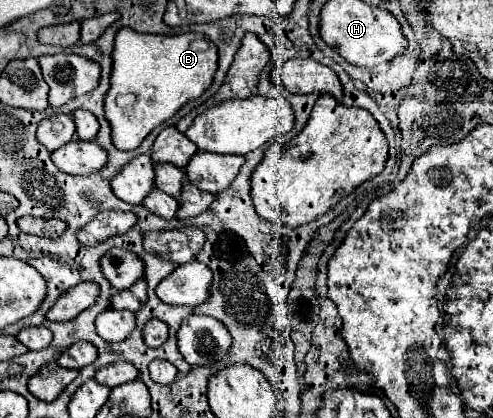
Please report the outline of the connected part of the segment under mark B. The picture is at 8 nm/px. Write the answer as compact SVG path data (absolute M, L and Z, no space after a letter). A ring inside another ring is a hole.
M121 27L115 35L113 43L113 71L111 71L111 87L105 95L105 117L111 125L111 141L121 151L131 151L139 147L139 143L165 119L177 113L185 103L197 99L203 95L203 91L211 85L213 75L217 71L217 47L201 37L199 33L183 33L183 35L149 35L149 33L137 33L129 27ZM121 93L133 93L137 97L135 105L129 109L121 109L115 103L115 97Z

